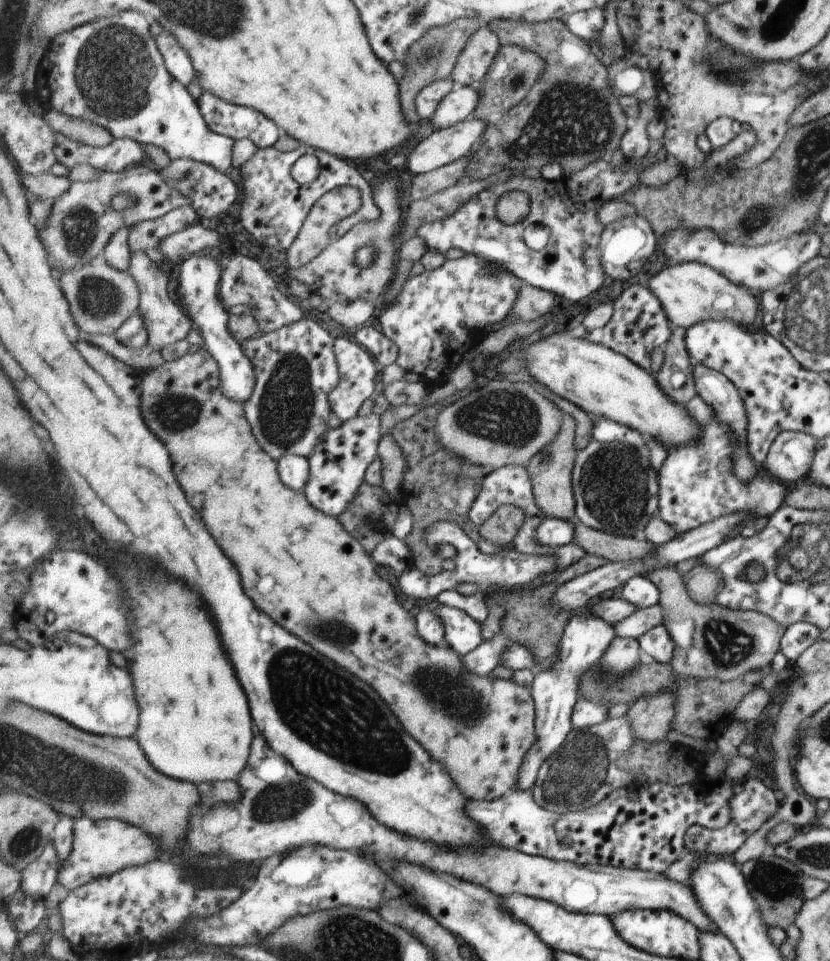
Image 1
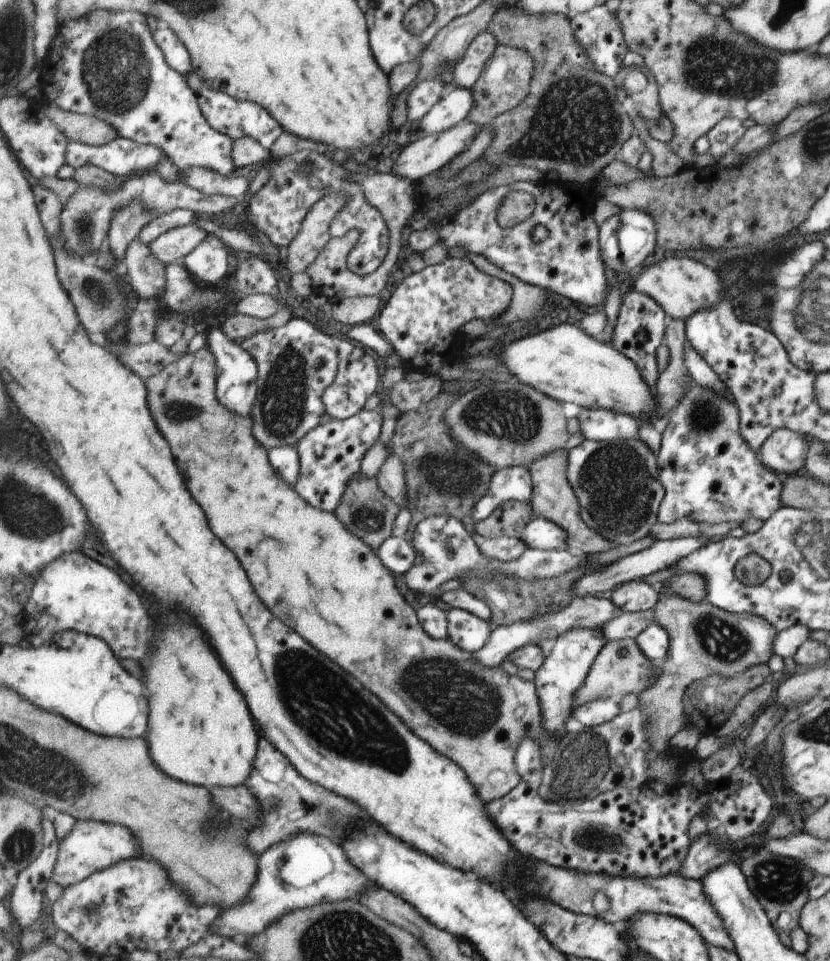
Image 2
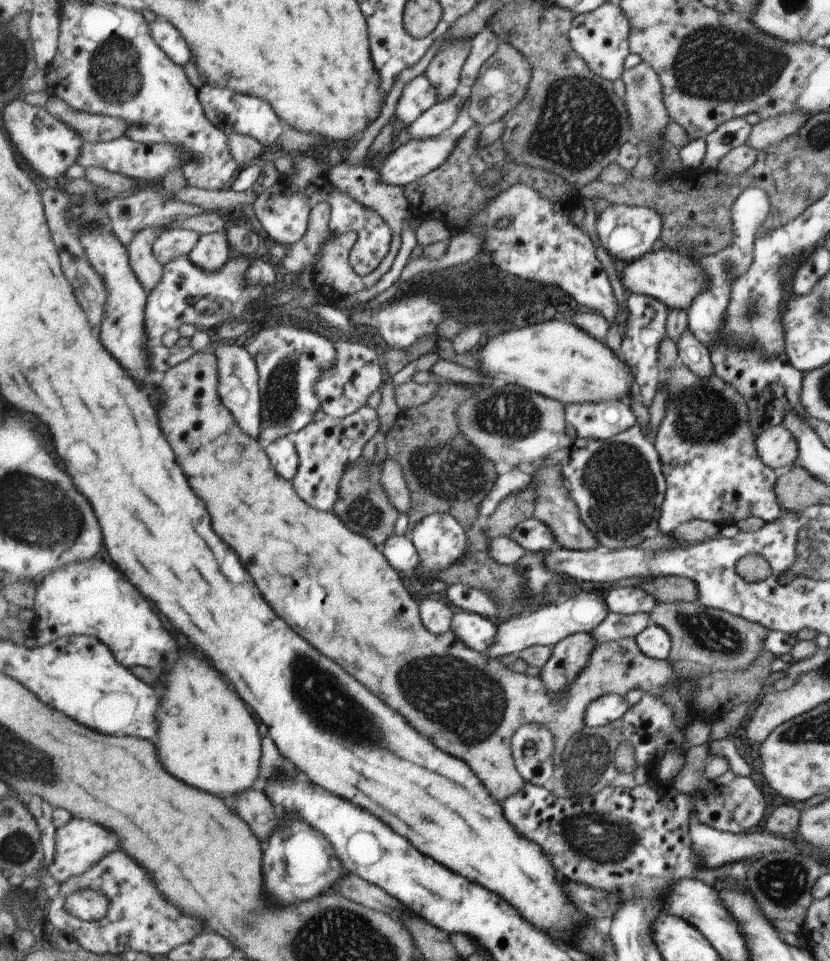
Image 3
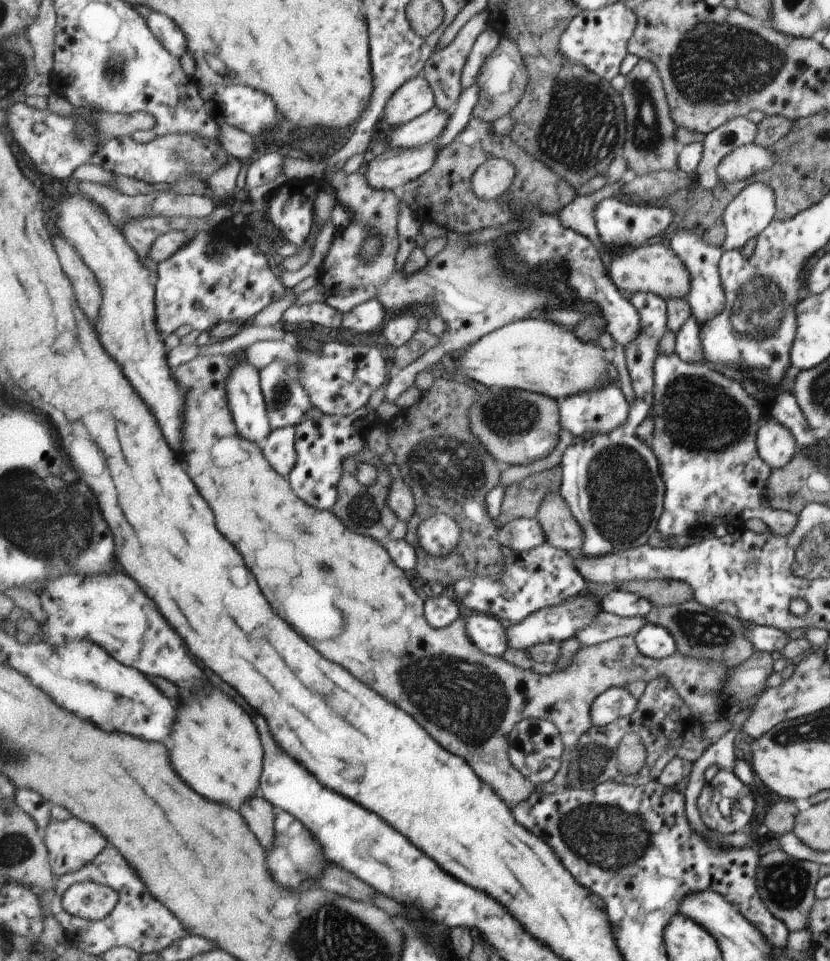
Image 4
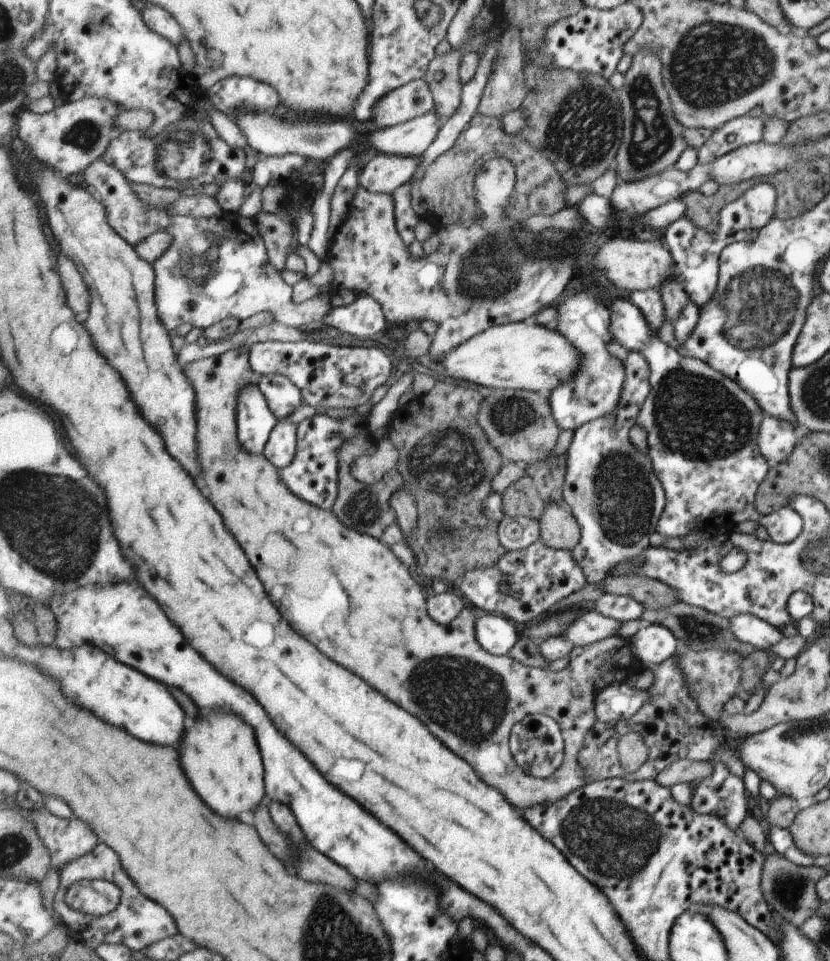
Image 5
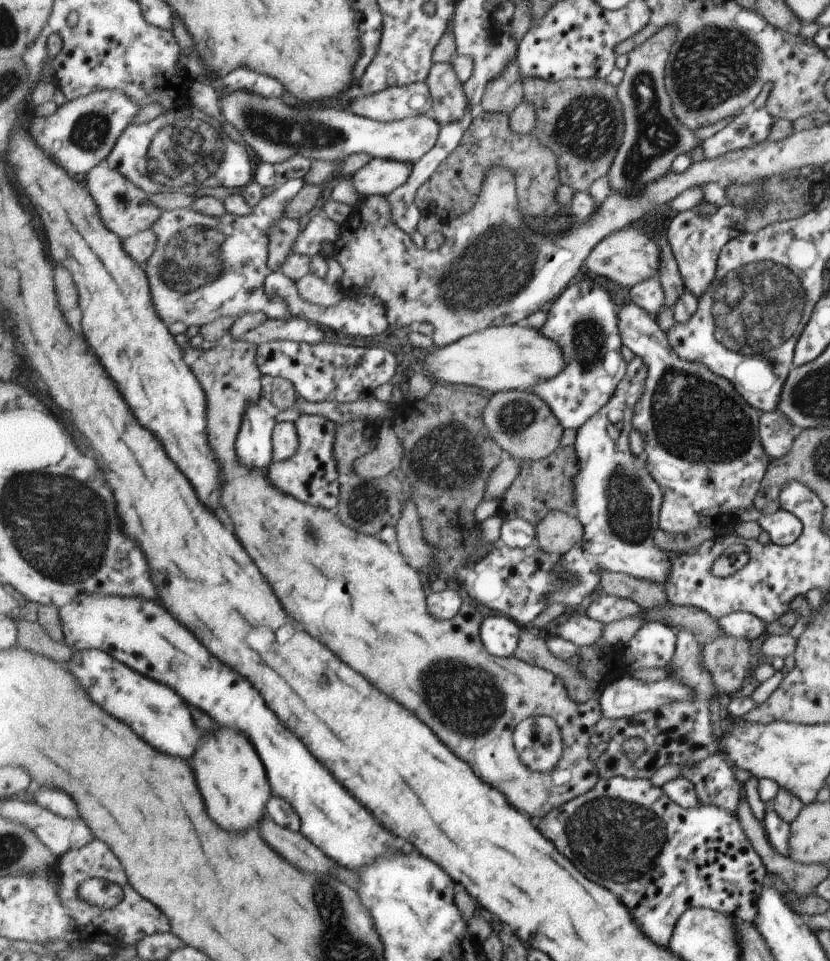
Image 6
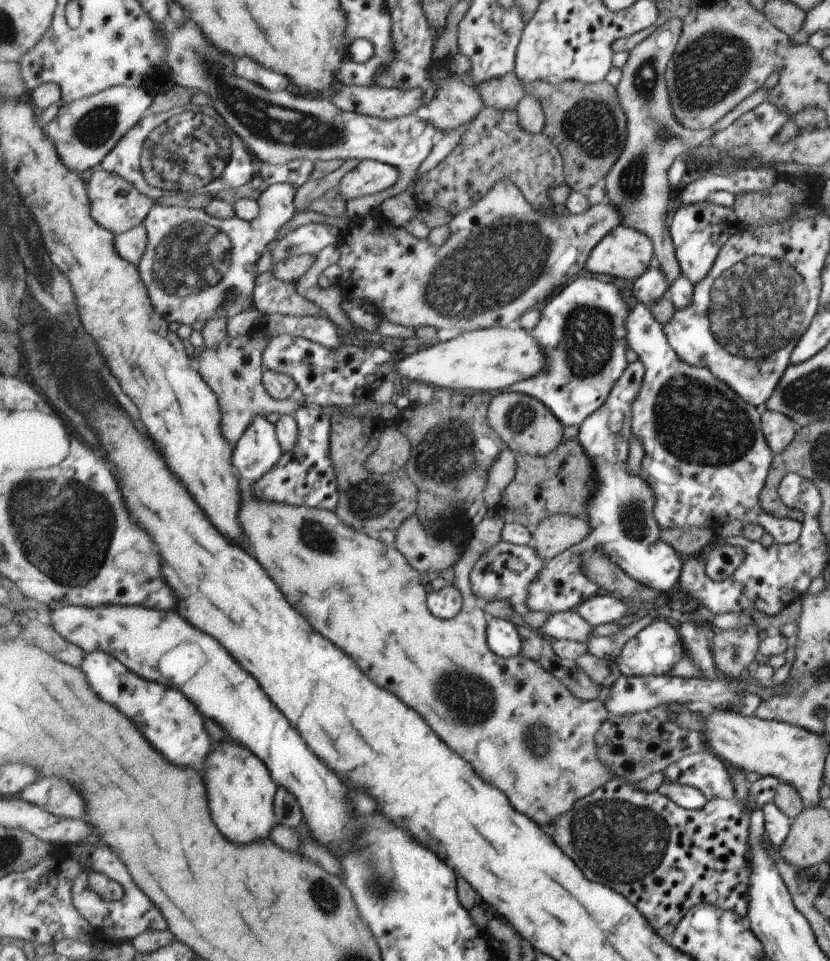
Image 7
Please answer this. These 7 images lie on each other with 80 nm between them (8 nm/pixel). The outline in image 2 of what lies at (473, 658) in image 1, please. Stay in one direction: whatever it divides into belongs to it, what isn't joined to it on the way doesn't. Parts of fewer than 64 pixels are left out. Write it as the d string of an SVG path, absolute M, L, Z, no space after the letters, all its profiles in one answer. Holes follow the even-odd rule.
M574 596L571 604L567 608L561 608L559 612L549 612L549 614L539 616L539 618L529 618L525 622L515 622L511 626L494 627L488 644L485 644L481 651L473 653L473 658L477 662L481 662L485 668L498 668L519 648L529 645L541 645L548 648L556 640L559 640L561 634L565 634L565 632L569 632L573 628L601 629L607 622L615 620L621 614L624 614L624 612L621 612L621 608L617 604L613 604L611 599L596 598L594 596L585 596L585 598Z

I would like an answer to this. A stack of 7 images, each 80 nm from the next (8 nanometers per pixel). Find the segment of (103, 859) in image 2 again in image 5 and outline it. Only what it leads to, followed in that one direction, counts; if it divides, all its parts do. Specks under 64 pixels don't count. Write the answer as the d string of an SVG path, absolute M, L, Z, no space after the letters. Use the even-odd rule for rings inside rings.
M48 810L23 811L33 820L48 851L53 858L52 868L61 872L69 863L93 852L99 844L91 826L79 818L59 818Z

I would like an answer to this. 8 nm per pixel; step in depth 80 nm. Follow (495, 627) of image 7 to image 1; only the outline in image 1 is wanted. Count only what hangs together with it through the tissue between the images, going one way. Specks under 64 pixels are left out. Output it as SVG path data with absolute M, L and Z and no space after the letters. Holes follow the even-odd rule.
M447 605L439 606L435 612L443 621L448 645L462 657L485 642L483 624L469 616L468 612Z

